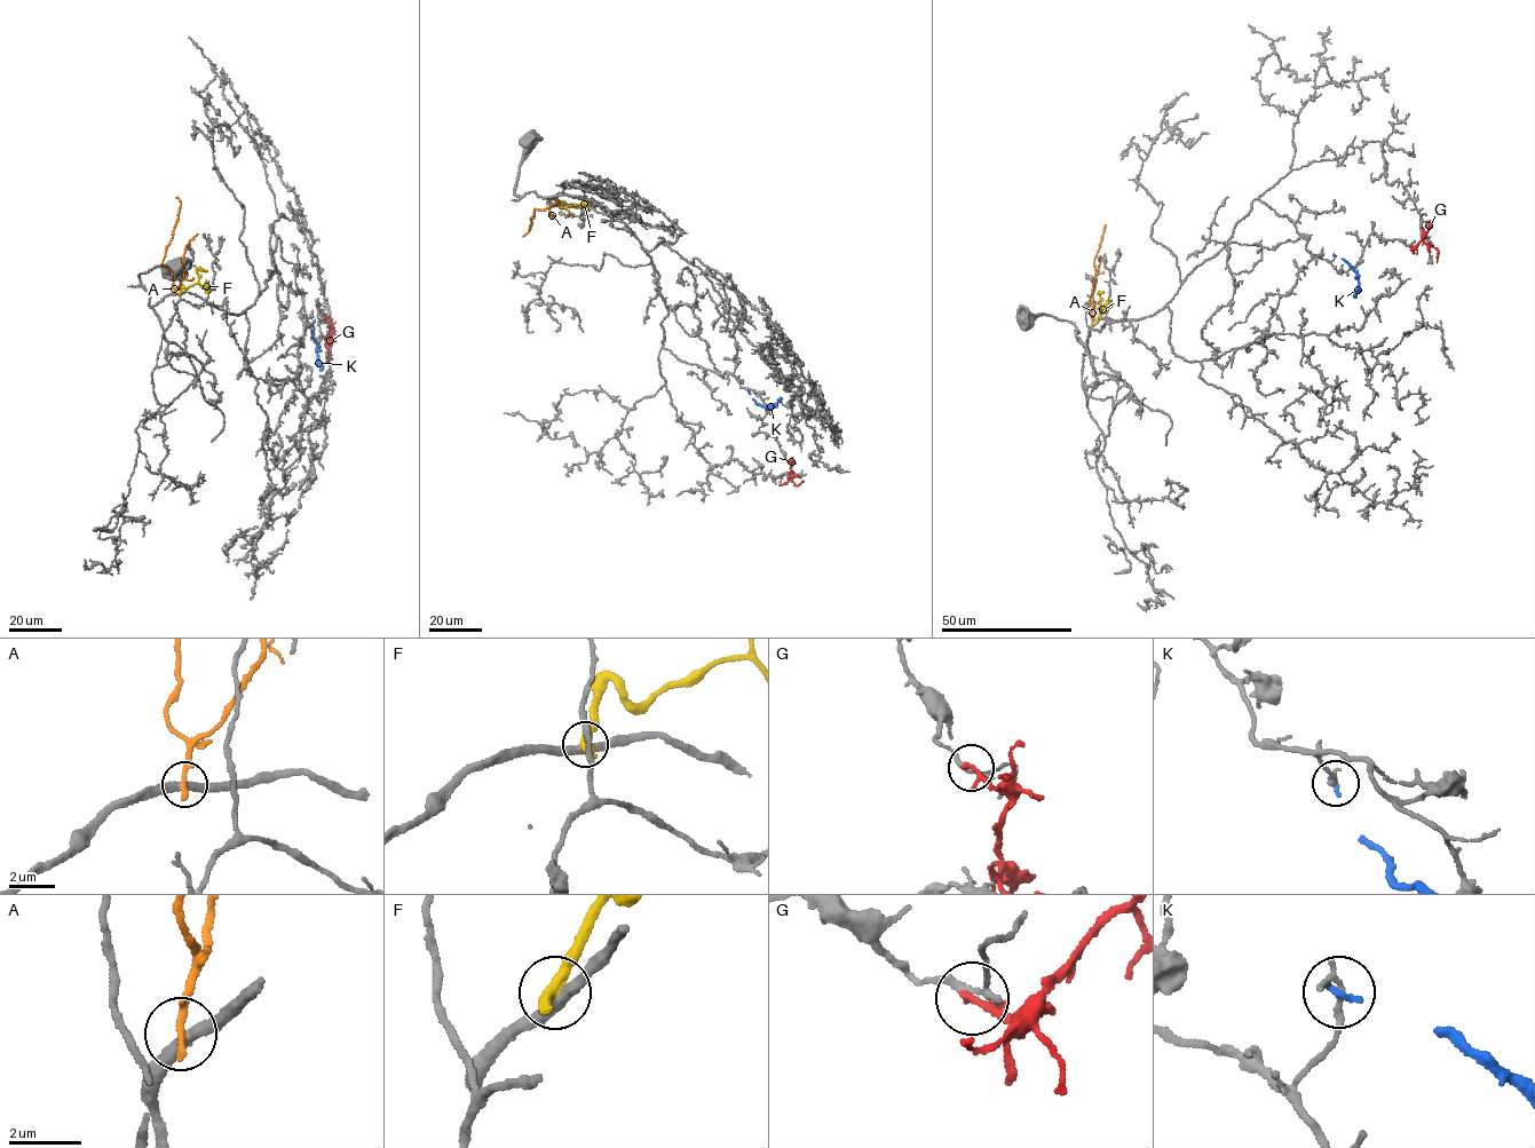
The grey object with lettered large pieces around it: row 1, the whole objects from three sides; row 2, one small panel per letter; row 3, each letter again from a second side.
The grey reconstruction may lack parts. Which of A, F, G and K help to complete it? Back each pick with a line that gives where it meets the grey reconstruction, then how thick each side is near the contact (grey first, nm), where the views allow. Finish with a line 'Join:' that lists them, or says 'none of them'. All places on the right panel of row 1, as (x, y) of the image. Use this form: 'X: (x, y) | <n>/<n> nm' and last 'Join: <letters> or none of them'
Join: none of them

